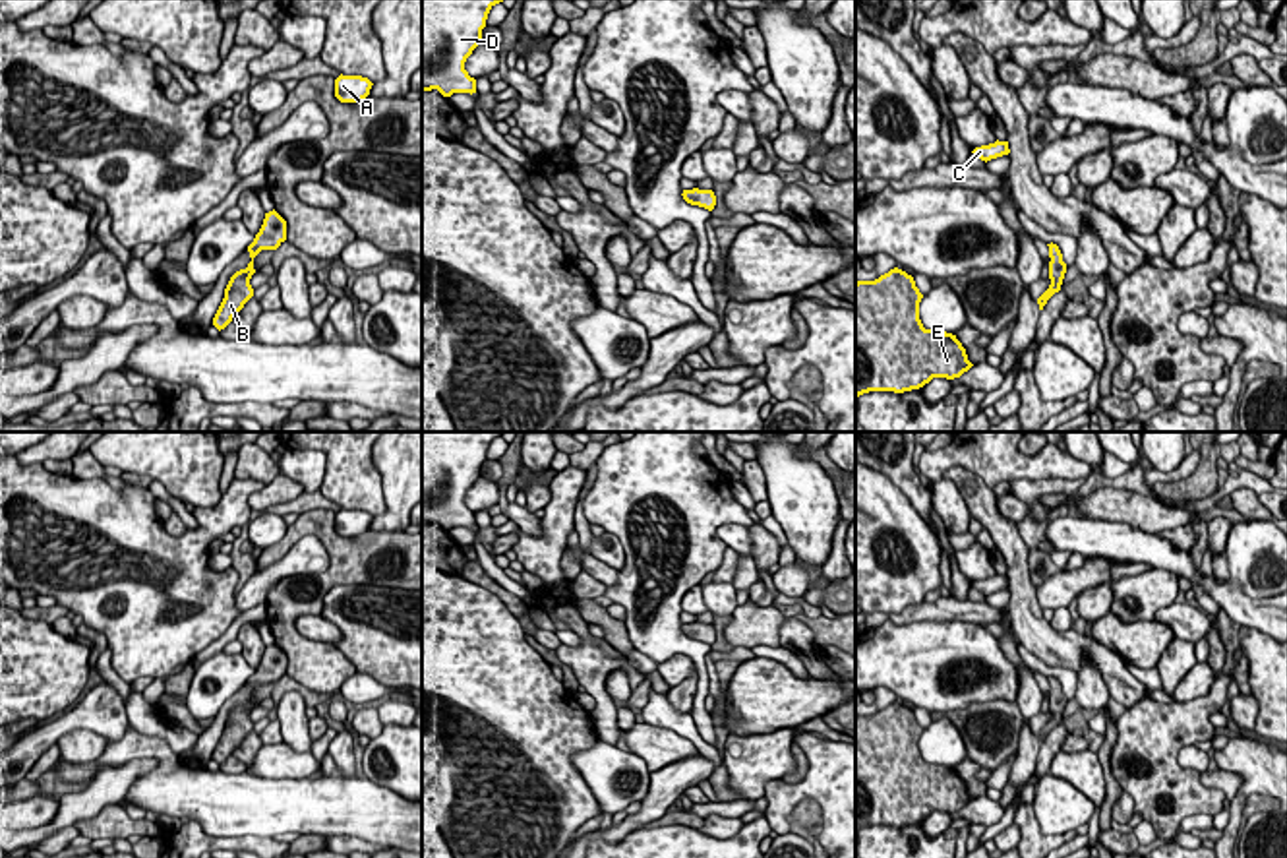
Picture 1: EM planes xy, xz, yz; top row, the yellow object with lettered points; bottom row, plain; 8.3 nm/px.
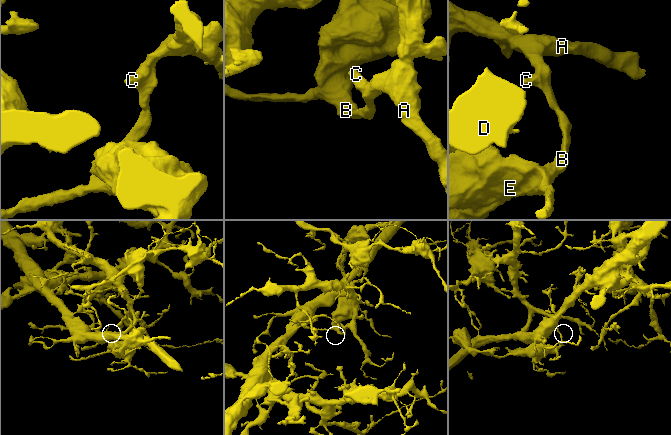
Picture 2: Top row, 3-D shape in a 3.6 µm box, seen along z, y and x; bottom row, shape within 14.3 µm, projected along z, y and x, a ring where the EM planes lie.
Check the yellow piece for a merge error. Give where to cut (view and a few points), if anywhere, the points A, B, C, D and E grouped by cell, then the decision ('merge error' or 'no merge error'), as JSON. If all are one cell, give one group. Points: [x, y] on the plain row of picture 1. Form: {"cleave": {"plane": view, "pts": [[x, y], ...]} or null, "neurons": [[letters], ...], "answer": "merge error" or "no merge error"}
{"cleave": {"plane": "xy", "pts": [[250, 678], [264, 682]]}, "neurons": [["A", "C", "D"], ["B", "E"]], "answer": "merge error"}

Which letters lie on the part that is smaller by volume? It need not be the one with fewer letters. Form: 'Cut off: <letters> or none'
Cut off: B, E

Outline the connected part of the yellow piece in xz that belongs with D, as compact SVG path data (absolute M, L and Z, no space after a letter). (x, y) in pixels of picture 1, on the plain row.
M422 432L422 525L476 527L464 504L490 444L505 432Z

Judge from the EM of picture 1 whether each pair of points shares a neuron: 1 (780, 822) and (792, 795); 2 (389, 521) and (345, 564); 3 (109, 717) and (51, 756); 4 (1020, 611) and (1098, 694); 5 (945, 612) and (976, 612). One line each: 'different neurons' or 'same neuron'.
1: same neuron
2: different neurons
3: different neurons
4: different neurons
5: same neuron

